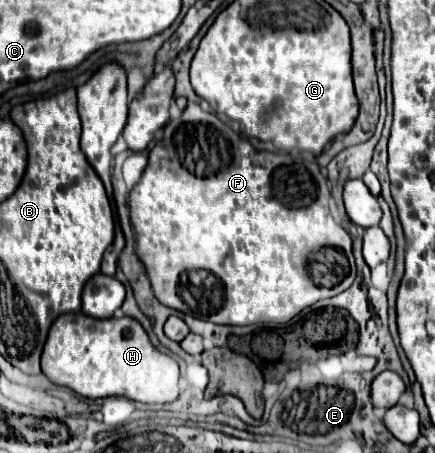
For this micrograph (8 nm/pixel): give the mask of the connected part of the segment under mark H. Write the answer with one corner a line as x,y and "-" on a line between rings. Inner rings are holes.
84,313
58,315
42,351
42,371
52,383
70,387
88,399
120,395
140,403
170,403
178,397
178,363
170,355
160,353
132,317
92,319

